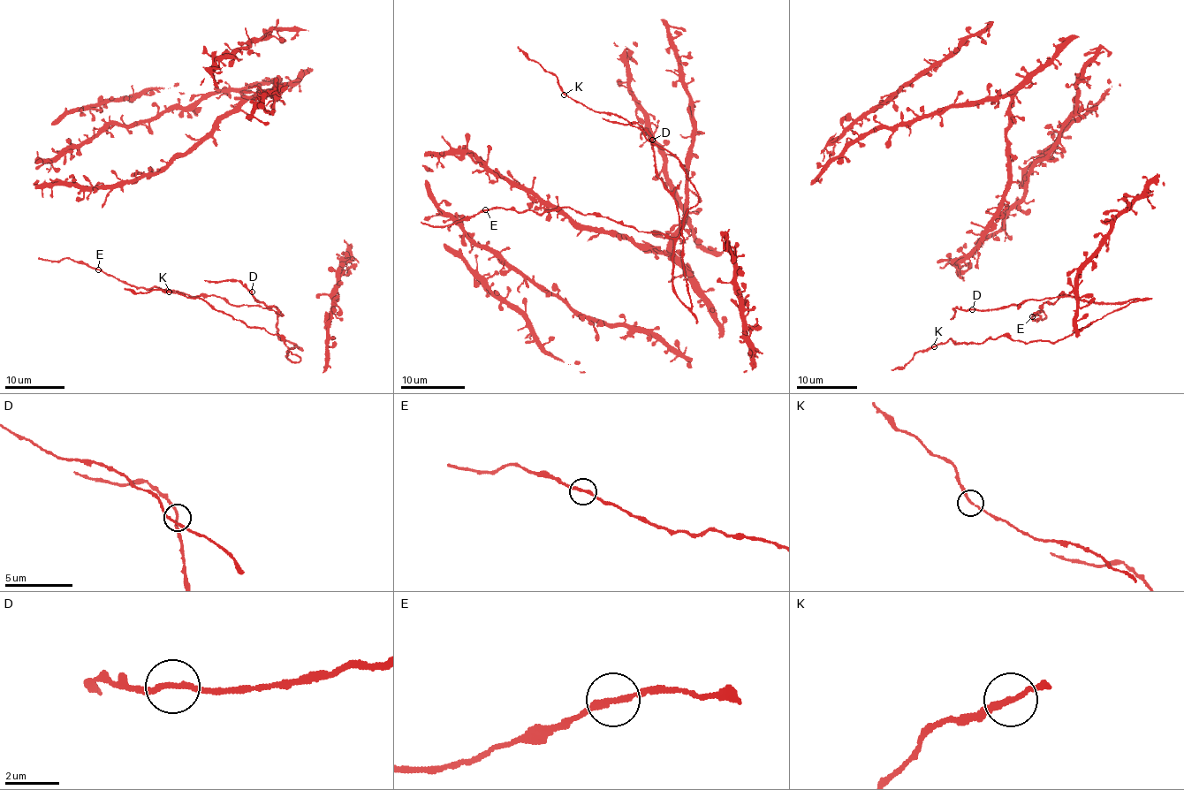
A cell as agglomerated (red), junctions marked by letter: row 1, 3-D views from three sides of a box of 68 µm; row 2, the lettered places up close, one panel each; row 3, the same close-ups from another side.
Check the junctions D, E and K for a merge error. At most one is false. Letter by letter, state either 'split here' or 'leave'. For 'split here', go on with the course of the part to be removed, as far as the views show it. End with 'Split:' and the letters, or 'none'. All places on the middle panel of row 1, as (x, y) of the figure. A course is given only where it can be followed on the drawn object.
D: leave
E: leave
K: leave
Split: none

